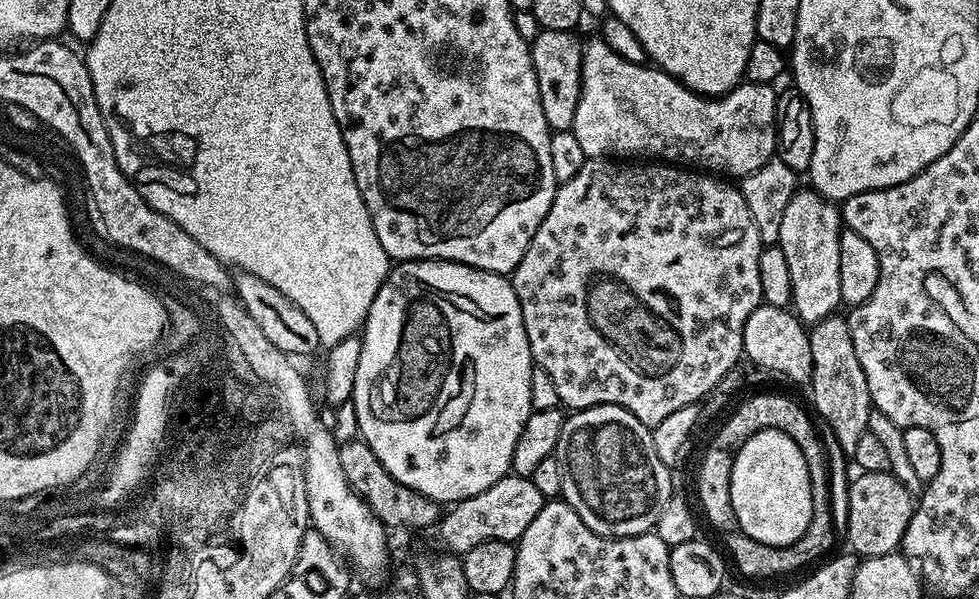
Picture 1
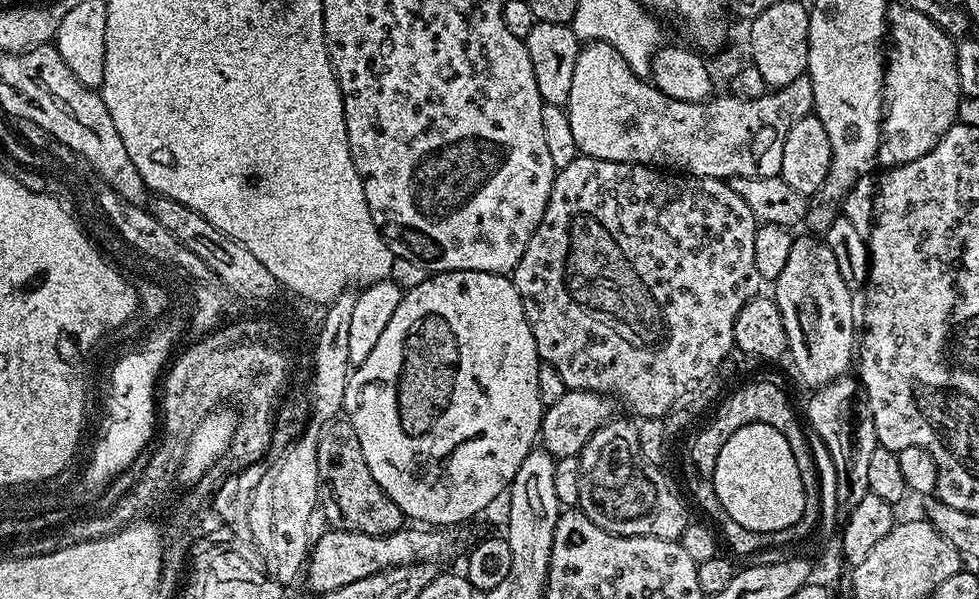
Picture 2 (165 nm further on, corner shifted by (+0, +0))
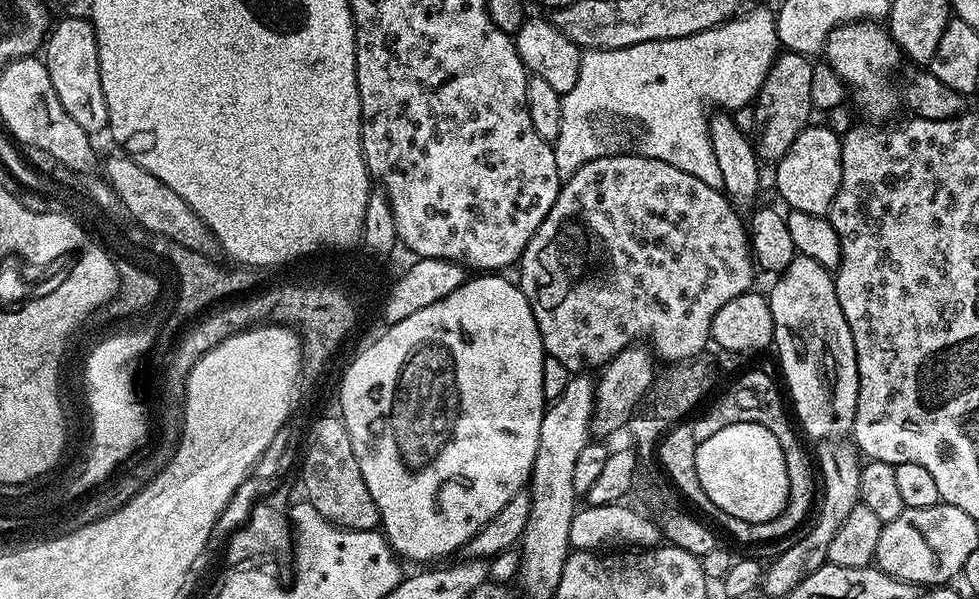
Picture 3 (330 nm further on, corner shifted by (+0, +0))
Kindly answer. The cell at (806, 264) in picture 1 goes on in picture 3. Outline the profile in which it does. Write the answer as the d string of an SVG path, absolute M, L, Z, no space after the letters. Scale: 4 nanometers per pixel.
M798 254L775 280L772 292L767 293L774 318L772 339L774 352L780 355L780 368L788 383L787 395L795 419L798 424L800 419L799 427L805 433L808 431L816 442L847 437L858 406L858 358L846 314L838 306L833 273L814 262L814 258Z

